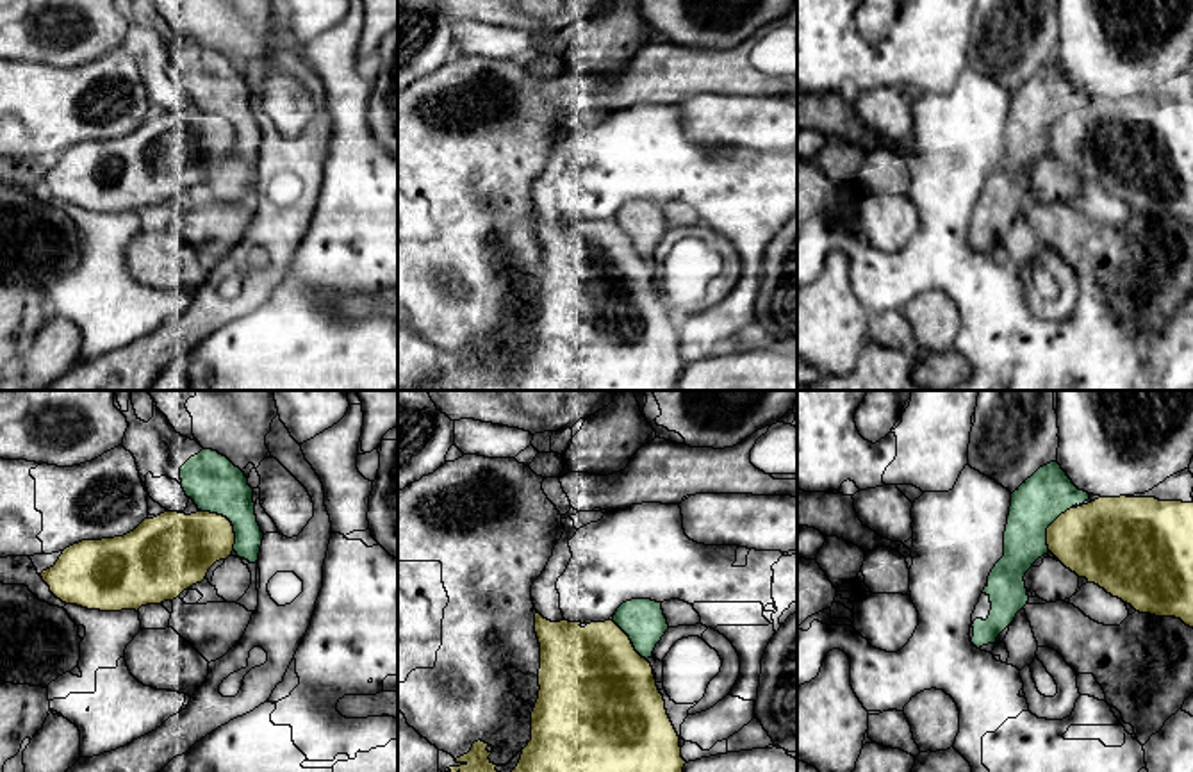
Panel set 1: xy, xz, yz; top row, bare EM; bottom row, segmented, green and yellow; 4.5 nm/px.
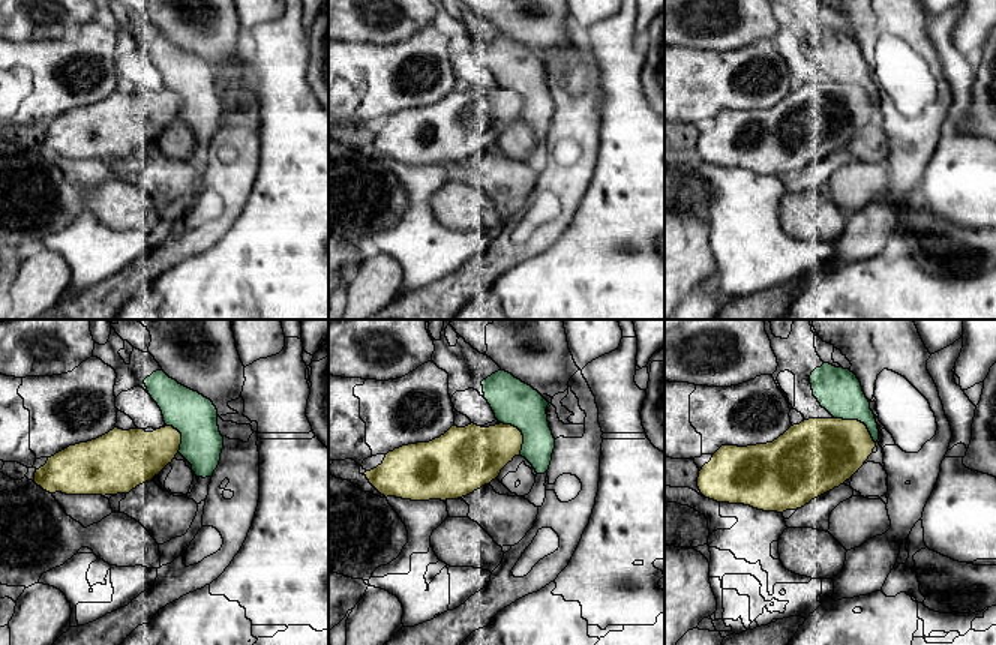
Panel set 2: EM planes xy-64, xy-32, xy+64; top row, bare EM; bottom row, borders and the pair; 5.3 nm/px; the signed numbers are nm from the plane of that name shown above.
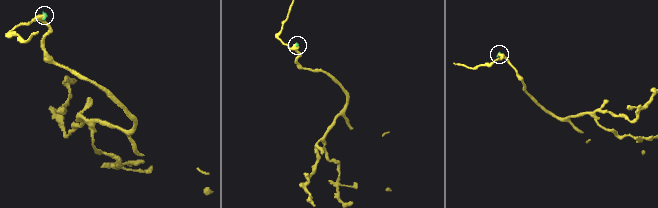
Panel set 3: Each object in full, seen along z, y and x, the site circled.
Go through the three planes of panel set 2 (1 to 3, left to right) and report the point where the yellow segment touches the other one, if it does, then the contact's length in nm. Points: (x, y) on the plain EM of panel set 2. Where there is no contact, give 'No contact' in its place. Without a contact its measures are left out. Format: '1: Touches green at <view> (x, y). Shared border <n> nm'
1: Touches green at xy-64 (182, 101). Shared border 170 nm
2: Touches green at xy-32 (521, 95). Shared border 200 nm
3: Touches green at xy+64 (858, 84). Shared border 260 nm

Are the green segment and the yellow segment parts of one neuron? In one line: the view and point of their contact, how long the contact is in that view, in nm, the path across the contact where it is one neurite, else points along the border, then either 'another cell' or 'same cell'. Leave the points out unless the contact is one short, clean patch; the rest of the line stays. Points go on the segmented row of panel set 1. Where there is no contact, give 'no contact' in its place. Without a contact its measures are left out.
contact xy (229, 519); length 240 nm; border xy (200, 509), (222, 514), (230, 523), (234, 550); another cell

